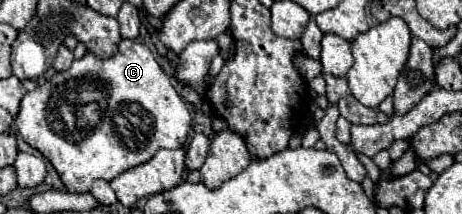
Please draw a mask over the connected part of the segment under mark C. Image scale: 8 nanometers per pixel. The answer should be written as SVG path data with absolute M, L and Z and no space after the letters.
M120 40L120 50L116 56L112 58L106 58L106 60L100 60L96 58L94 54L86 54L84 58L80 60L74 60L72 66L64 72L56 72L48 82L44 82L42 86L38 86L34 92L28 92L24 98L22 98L22 104L20 104L20 114L16 118L16 128L18 128L18 134L22 136L22 140L26 144L30 144L32 148L40 150L54 166L54 170L58 172L60 180L64 182L66 190L68 192L76 192L76 194L84 194L92 188L92 182L102 178L102 180L114 180L118 174L126 172L128 168L134 168L134 166L140 166L144 162L148 162L160 148L182 148L186 144L186 138L188 138L188 132L192 128L192 116L190 116L190 110L186 106L186 102L182 100L182 96L174 90L174 86L170 84L170 78L164 74L164 70L160 68L160 64L154 60L152 52L148 46L140 44L140 42L134 42L134 40Z

